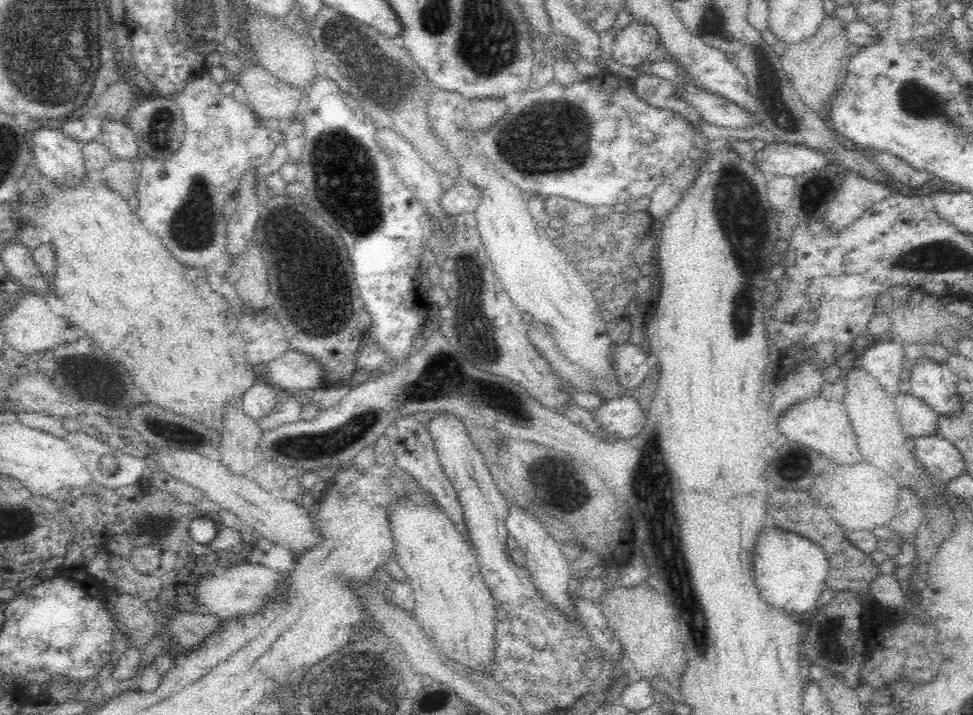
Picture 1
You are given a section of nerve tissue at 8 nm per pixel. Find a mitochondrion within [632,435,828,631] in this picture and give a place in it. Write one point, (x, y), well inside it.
(792, 469)

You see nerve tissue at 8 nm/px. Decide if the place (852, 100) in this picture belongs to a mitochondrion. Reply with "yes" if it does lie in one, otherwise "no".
no

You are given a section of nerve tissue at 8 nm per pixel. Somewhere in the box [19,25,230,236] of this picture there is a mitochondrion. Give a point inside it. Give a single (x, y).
(162, 126)

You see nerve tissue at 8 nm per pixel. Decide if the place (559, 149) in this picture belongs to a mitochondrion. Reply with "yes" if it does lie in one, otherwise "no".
yes

